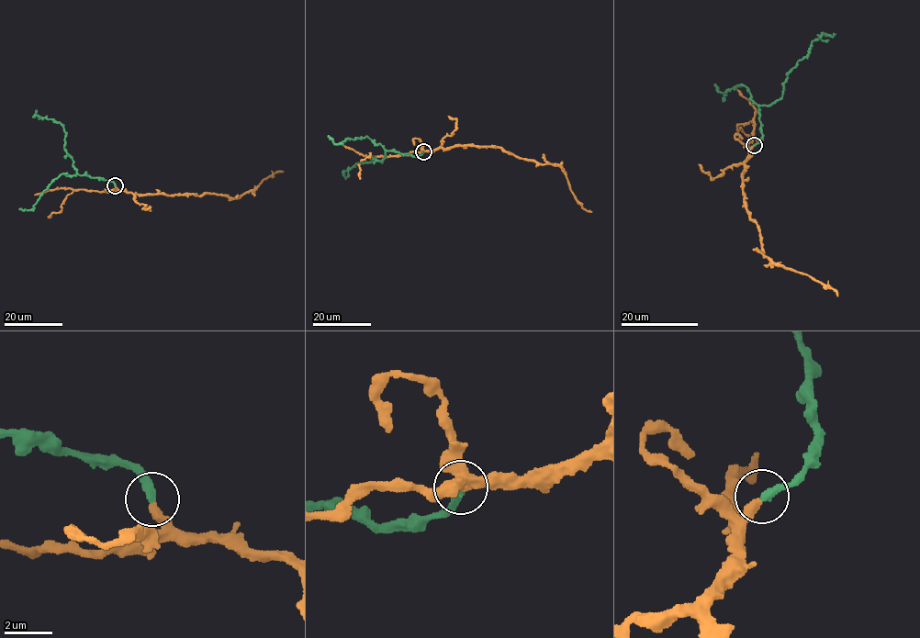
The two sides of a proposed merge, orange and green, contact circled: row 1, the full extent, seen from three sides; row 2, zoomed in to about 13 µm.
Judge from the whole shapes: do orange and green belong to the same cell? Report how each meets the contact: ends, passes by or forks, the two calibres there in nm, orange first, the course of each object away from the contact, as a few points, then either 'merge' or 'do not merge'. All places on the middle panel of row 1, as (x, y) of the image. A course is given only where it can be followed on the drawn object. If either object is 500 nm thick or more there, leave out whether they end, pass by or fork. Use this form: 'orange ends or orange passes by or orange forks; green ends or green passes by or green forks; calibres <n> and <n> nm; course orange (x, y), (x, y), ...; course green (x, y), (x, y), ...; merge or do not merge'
orange ends; green ends; calibres 400 and 320 nm; course orange (422, 151), (467, 146), (499, 146), (519, 157), (557, 164), (576, 199), (592, 211); course green (422, 151), (411, 156), (386, 151), (381, 162), (373, 157), (368, 162), (355, 163), (344, 173), (346, 179); merge

